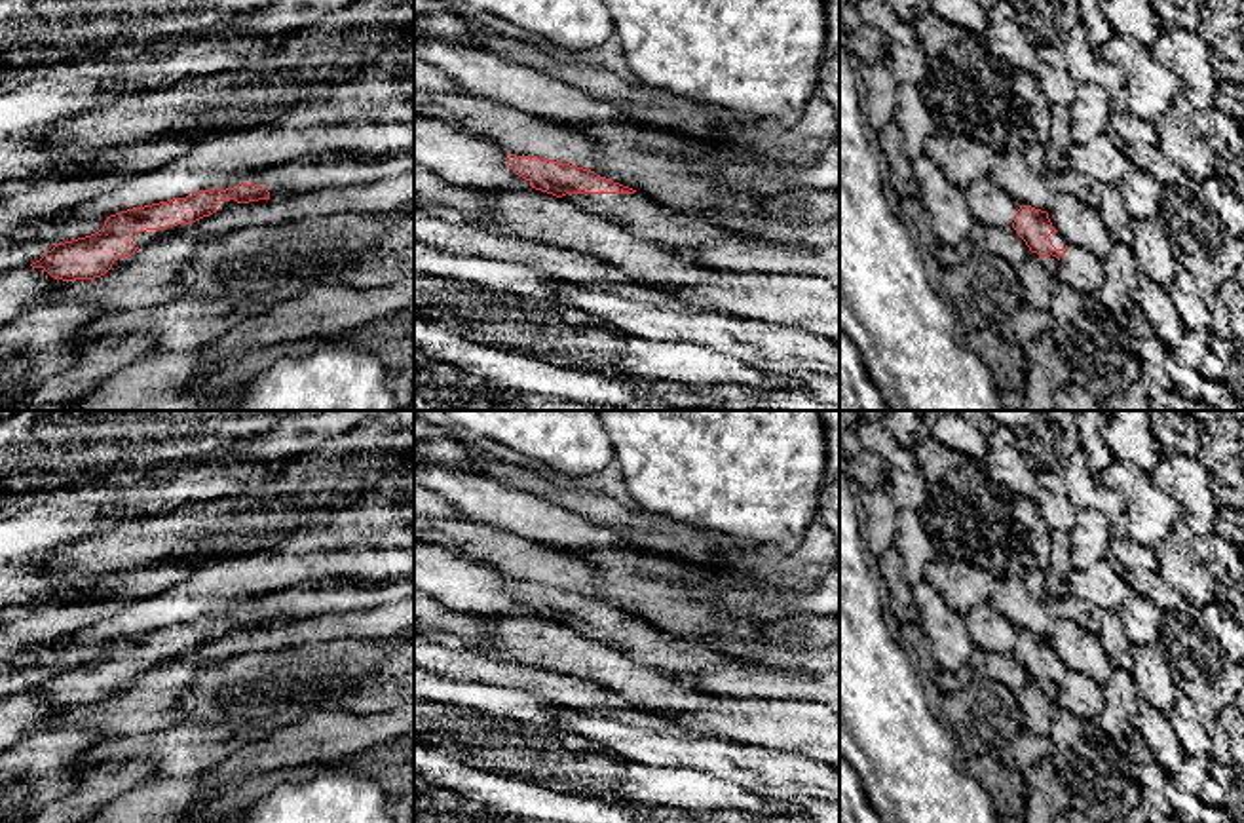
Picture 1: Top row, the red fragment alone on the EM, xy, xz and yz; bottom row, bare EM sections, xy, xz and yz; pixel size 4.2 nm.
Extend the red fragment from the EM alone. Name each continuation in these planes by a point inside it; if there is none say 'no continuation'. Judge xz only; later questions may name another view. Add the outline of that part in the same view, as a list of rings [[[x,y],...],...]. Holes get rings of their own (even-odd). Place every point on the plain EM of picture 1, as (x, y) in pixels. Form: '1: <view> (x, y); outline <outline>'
1: xz (644, 643); outline [[[642,618],[634,620],[566,620],[564,625],[604,642],[636,663],[663,669],[670,675],[718,667],[727,663],[762,665],[729,656],[707,642],[678,637]]]

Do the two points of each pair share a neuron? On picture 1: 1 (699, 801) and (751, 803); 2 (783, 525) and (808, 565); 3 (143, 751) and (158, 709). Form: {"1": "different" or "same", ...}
{"1": "same", "2": "different", "3": "different"}

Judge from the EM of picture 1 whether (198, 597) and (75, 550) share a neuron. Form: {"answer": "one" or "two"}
{"answer": "two"}

